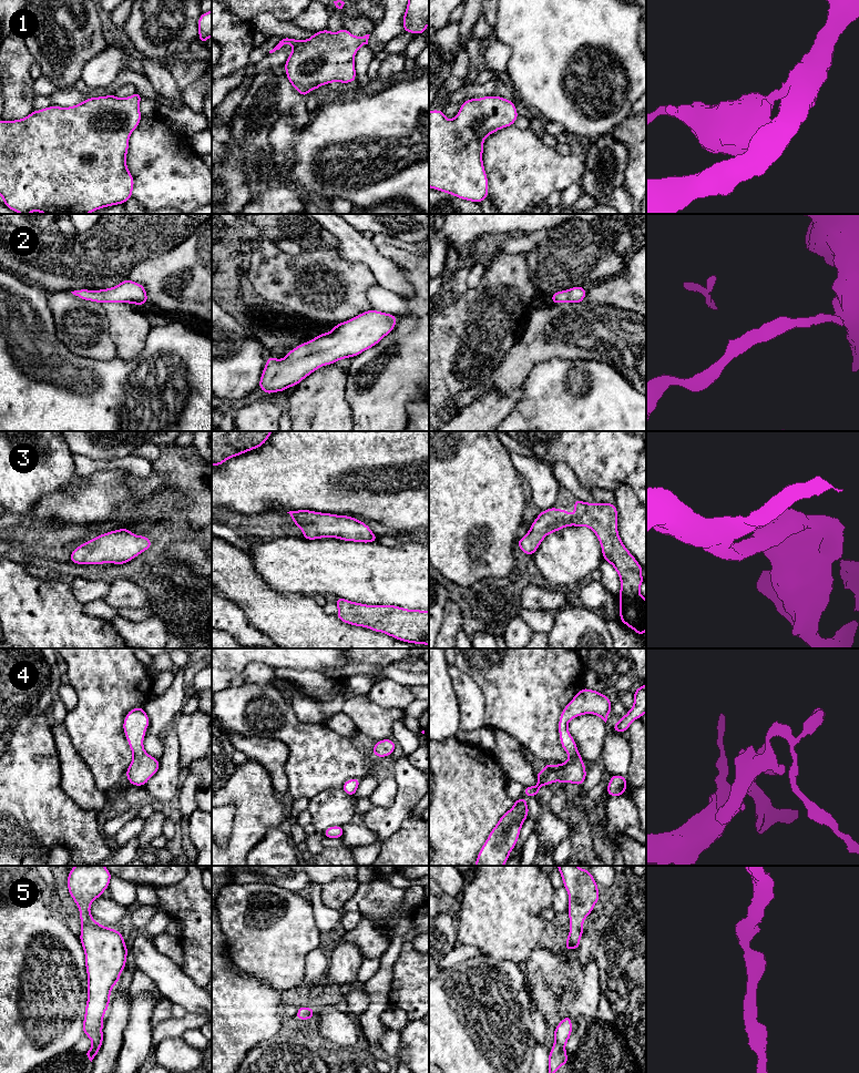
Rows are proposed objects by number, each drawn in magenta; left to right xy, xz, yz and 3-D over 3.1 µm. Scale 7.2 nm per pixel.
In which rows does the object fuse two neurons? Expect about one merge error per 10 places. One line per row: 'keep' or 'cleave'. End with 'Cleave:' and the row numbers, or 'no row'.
1: keep
2: keep
3: keep
4: keep
5: keep
Cleave: no row

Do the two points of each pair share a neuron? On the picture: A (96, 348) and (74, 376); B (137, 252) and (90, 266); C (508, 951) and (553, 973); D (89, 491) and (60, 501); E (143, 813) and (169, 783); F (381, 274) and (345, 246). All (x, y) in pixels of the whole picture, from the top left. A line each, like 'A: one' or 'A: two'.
A: two
B: one
C: two
D: one
E: two
F: one

